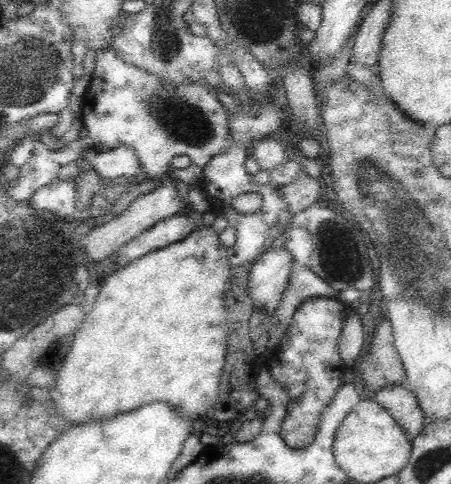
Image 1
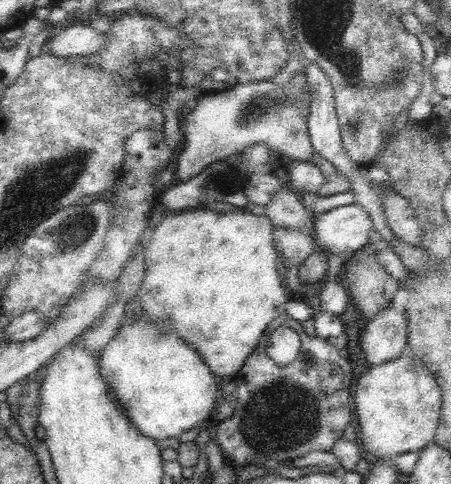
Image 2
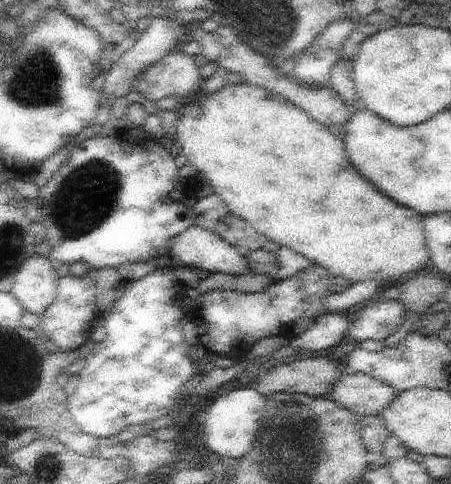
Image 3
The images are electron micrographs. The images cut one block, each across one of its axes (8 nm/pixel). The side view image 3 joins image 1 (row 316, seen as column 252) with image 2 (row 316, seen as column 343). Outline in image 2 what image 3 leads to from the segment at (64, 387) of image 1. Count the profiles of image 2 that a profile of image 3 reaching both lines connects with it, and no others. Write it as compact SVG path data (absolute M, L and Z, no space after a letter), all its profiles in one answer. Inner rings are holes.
M178 210L178 212L168 212L168 216L156 224L154 232L148 236L148 240L144 242L144 258L146 258L146 274L144 274L144 280L142 280L142 286L140 286L140 300L142 300L142 316L146 316L150 322L160 322L160 326L164 330L174 330L176 334L180 334L182 338L186 338L188 342L192 342L192 346L200 352L200 356L204 358L204 362L208 364L208 368L216 374L216 376L222 376L222 378L234 378L240 368L244 366L244 362L248 360L250 354L256 352L256 348L260 346L260 342L268 336L266 330L272 322L276 322L278 316L282 316L286 312L286 304L290 302L290 296L286 296L284 288L282 288L282 282L280 282L280 276L278 276L278 250L276 250L276 244L274 244L274 230L276 226L272 224L272 220L266 216L266 214L252 214L250 210L244 212L244 210L236 210L236 212L214 212L214 210Z

